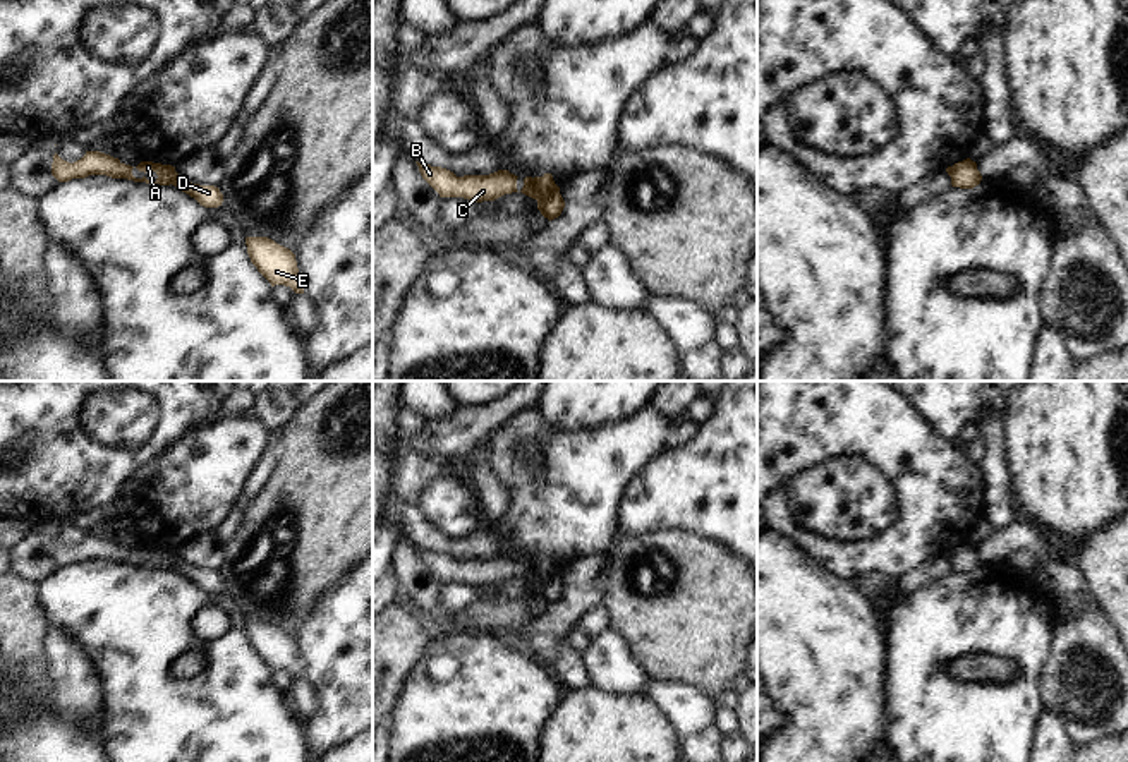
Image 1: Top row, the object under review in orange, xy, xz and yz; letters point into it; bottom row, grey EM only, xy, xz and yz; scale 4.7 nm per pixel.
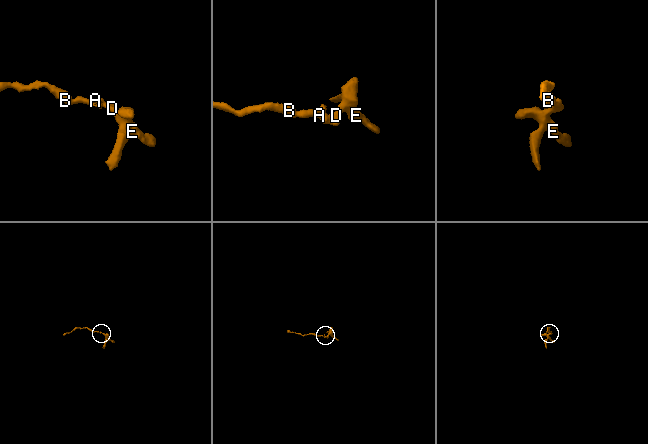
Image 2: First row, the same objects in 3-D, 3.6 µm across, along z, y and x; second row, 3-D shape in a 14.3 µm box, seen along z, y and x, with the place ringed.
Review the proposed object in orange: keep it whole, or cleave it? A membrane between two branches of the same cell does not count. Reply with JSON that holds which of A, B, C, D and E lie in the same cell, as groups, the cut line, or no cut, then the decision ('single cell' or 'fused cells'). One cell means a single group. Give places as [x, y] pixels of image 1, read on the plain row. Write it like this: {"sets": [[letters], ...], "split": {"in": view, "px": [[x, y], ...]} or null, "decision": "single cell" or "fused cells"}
{"sets": [["A", "B", "C"], ["D", "E"]], "split": {"in": "xz", "px": [[558, 574], [538, 587]]}, "decision": "fused cells"}

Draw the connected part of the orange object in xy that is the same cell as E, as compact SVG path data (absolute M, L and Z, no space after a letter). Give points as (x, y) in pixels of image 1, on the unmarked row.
M246 621L247 638L258 656L275 669L290 671L304 678L304 664L299 657L295 638L268 621Z

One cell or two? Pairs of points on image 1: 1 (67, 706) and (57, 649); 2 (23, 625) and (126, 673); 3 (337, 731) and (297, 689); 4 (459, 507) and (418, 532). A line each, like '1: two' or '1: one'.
1: one
2: two
3: two
4: two

